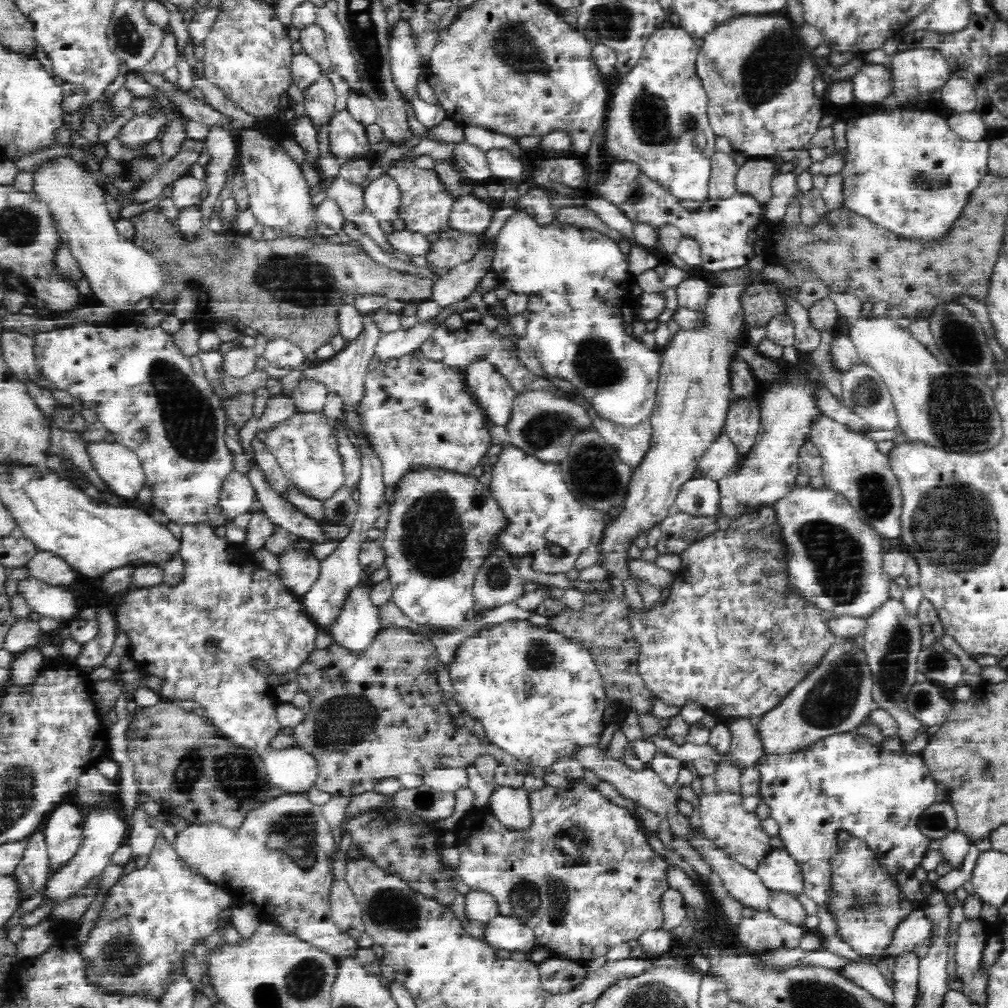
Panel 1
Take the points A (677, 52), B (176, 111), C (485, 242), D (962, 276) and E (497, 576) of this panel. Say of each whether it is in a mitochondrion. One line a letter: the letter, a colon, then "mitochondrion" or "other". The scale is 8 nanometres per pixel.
A: other
B: other
C: other
D: mitochondrion
E: mitochondrion

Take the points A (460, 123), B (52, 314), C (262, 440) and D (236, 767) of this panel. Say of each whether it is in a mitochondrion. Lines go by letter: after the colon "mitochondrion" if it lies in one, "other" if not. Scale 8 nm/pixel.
A: other
B: other
C: other
D: mitochondrion

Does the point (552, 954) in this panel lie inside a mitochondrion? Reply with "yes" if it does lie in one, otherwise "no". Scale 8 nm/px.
no

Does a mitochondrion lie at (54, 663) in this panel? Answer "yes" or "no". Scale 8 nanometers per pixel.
no

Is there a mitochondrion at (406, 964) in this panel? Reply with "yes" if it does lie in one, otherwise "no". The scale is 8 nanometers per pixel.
no

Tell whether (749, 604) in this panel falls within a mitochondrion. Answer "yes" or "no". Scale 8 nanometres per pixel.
no

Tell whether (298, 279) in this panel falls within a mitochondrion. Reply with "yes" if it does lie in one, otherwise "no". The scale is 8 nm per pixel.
yes

